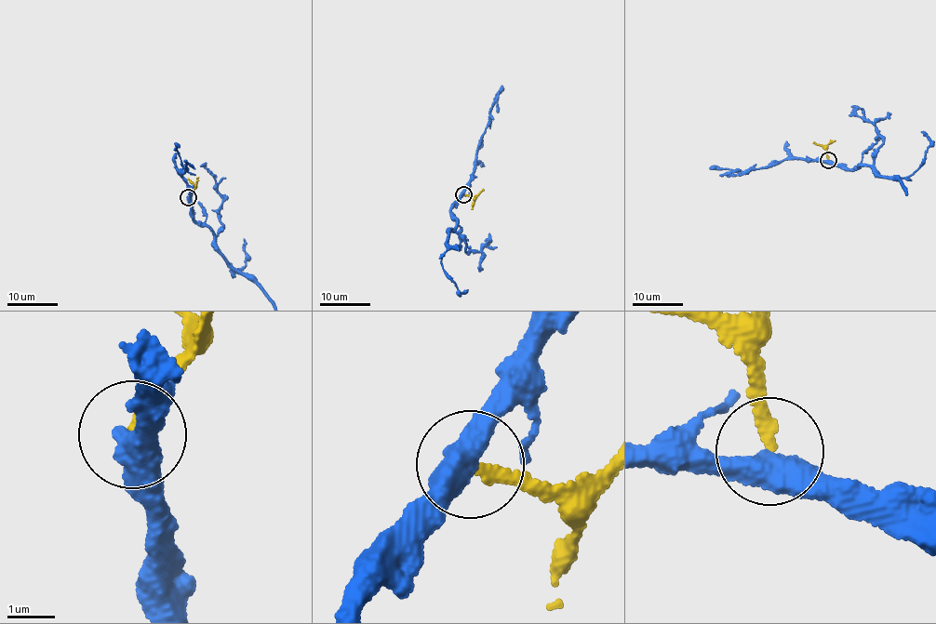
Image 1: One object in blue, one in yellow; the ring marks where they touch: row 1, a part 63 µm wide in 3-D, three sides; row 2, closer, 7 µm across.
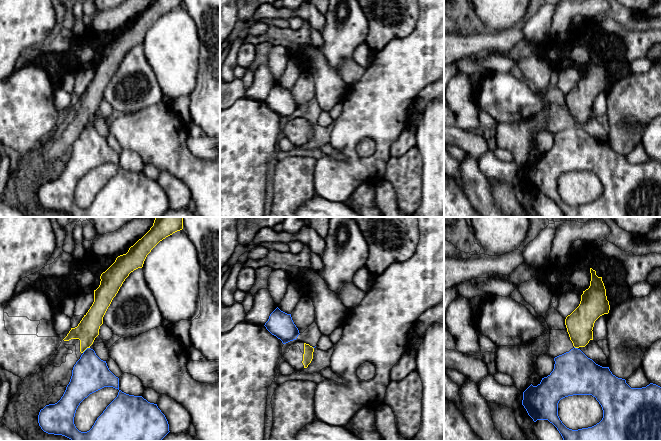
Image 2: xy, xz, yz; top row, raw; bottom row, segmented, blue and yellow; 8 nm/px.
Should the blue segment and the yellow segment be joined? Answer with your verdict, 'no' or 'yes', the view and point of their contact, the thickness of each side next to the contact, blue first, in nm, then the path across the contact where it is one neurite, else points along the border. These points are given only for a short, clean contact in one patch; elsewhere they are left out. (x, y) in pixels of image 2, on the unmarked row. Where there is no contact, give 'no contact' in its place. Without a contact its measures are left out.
no | xy (86, 125) | 280/180 nm | along xy (89, 123), (82, 128)

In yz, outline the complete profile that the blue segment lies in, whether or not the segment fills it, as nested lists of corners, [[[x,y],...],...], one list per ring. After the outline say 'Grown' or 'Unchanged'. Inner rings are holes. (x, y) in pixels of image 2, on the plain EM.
[[[573,124],[569,128],[554,134],[553,147],[542,154],[537,162],[532,160],[523,168],[522,181],[534,198],[548,196],[552,199],[563,217],[661,217],[661,163],[650,159],[646,163],[631,164],[625,155],[612,150],[609,143],[602,143],[588,134],[580,125]],[[573,171],[592,171],[603,186],[603,194],[596,201],[588,204],[572,206],[567,204],[558,192],[558,179],[561,175]]]. Unchanged

